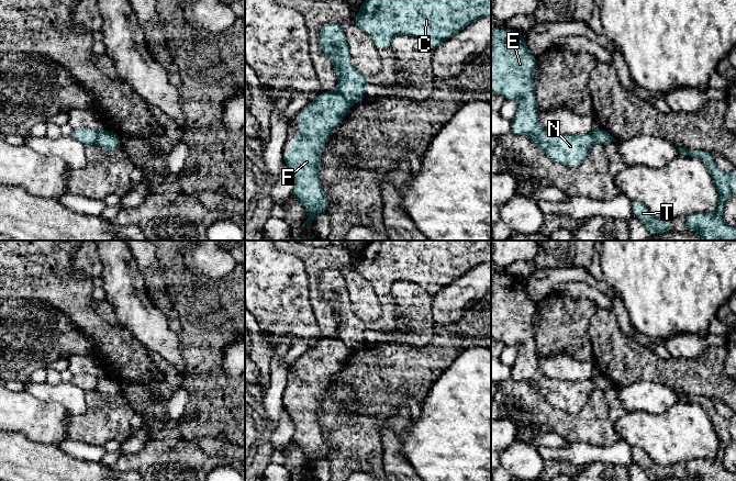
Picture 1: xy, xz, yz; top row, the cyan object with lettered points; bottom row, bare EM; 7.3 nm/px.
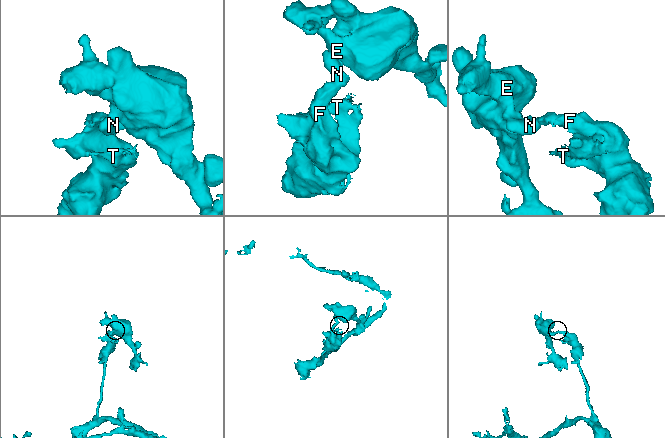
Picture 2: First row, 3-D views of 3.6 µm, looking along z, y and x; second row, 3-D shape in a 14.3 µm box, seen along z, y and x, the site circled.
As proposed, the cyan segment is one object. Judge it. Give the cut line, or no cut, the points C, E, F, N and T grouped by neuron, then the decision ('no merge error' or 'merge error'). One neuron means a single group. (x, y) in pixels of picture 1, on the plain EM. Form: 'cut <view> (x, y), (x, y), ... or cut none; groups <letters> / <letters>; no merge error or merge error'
cut xz (337, 336), (352, 349); groups C E N / F T; merge error

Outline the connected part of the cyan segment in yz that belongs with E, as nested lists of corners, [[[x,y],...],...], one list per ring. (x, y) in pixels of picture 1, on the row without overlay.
[[[506,273],[501,277],[491,275],[491,336],[505,346],[520,345],[517,358],[511,366],[511,378],[515,381],[529,382],[535,392],[554,407],[568,413],[580,412],[595,390],[593,378],[582,381],[556,380],[542,373],[535,346],[536,309],[537,303],[529,299],[523,280]]]

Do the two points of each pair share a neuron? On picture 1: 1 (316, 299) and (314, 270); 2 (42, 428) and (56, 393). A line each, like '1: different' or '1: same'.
1: same
2: different

